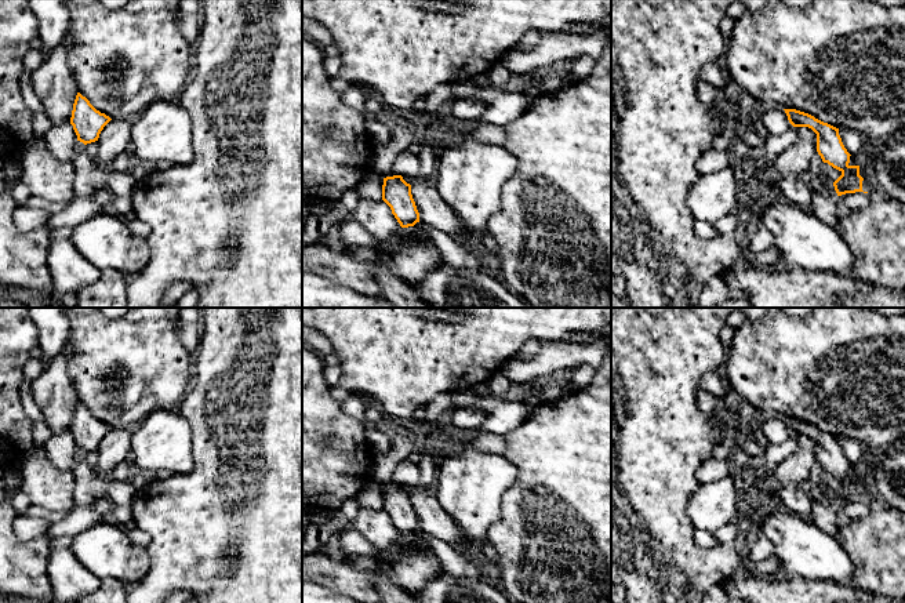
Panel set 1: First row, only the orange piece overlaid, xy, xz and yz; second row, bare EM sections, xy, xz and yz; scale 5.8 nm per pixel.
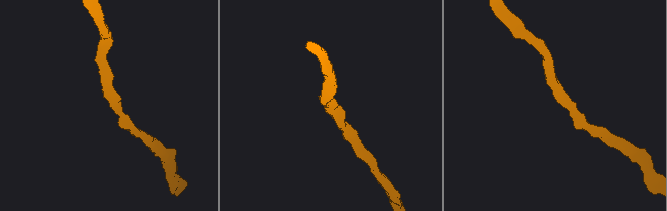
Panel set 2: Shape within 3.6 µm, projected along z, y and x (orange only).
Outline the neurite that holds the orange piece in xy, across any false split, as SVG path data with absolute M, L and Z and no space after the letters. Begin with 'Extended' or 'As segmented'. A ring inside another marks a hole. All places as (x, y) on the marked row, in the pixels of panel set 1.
As segmented. M77 92L70 124L77 135L77 141L84 145L98 141L101 131L112 119L97 110L90 101Z

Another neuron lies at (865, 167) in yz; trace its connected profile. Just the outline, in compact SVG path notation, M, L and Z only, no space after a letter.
M869 146L869 149L868 149L865 157L864 157L864 160L859 164L859 175L864 179L869 179L871 181L873 159L875 159L875 153L872 150L872 146Z

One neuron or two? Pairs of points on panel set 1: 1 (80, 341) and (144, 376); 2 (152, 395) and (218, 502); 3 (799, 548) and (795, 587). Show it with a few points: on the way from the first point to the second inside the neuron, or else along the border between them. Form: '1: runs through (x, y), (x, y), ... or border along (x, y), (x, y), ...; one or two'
1: runs through (95, 341), (113, 359), (128, 366); one
2: border along (191, 387), (175, 410); two
3: border along (782, 574), (825, 578), (828, 581); two

